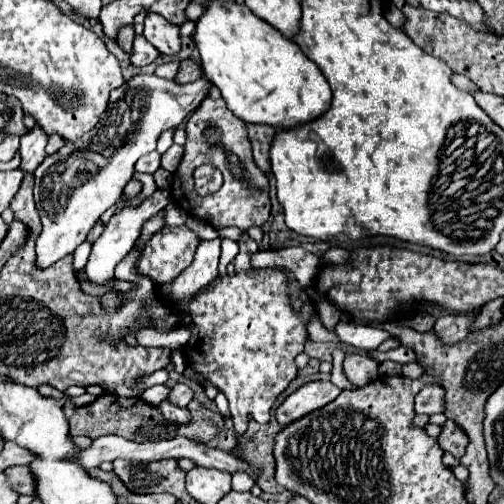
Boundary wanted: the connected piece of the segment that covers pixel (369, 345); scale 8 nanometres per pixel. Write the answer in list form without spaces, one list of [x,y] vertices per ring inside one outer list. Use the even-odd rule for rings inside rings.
[[[349,323],[349,325],[337,325],[335,329],[335,337],[341,343],[353,345],[361,351],[369,351],[369,349],[377,349],[385,339],[391,339],[393,335],[383,331],[383,329],[375,329],[375,327],[365,327],[365,325],[357,325],[357,323]]]

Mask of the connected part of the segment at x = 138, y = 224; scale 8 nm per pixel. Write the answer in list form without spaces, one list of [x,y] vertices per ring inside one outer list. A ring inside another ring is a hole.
[[[157,189],[149,199],[143,201],[141,207],[135,207],[135,209],[133,209],[133,207],[125,207],[121,213],[115,213],[115,215],[111,217],[109,225],[105,227],[105,231],[101,233],[101,237],[93,243],[89,261],[87,261],[87,265],[85,265],[85,275],[87,275],[87,279],[93,281],[93,283],[97,283],[97,285],[103,285],[105,281],[111,281],[117,263],[135,247],[135,241],[137,241],[139,235],[141,235],[143,223],[149,221],[149,217],[153,217],[153,215],[159,213],[161,209],[165,209],[169,201],[171,201],[169,189]]]

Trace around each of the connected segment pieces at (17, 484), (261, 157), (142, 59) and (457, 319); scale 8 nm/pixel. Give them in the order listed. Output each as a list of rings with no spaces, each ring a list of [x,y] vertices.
[[[9,467],[5,473],[9,475],[11,485],[13,485],[19,493],[35,497],[35,487],[37,487],[37,485],[35,485],[35,477],[33,477],[33,473],[31,473],[27,467]]]
[[[247,125],[249,141],[253,145],[255,163],[263,169],[263,173],[271,173],[269,165],[269,149],[275,139],[275,129],[267,129],[267,125]]]
[[[137,35],[133,41],[133,49],[129,53],[129,61],[133,67],[143,67],[155,61],[155,49],[145,41],[143,35]]]
[[[447,315],[447,317],[437,319],[437,325],[433,331],[445,345],[451,345],[457,341],[463,341],[469,335],[469,325],[473,323],[473,319],[475,315],[469,315],[469,317]]]

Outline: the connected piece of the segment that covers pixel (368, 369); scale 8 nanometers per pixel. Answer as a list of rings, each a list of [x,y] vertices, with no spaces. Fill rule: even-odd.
[[[347,353],[345,361],[343,361],[345,377],[357,387],[363,387],[369,381],[375,381],[379,377],[377,367],[379,367],[377,361],[365,353]]]

